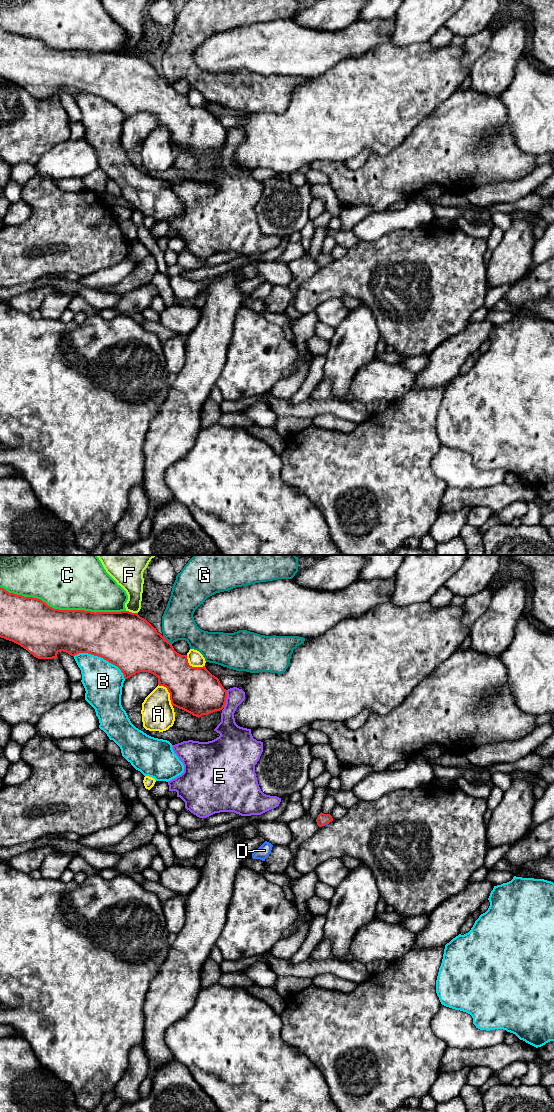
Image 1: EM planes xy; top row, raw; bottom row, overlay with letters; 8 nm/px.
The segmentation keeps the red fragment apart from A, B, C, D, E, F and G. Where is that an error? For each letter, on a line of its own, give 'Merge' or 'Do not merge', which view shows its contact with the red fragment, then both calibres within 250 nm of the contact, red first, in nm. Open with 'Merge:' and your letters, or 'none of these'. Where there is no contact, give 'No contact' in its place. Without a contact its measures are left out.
Merge: D
A: Do not merge. Touches red in xy. Thickness 380 nm (red) against 260 nm
B: Do not merge. Touches red in xy. Thickness 440 nm (red) against 320 nm
C: Do not merge. Touches red in xy. Thickness 400 nm (red) against 400 nm
D: Merge. Touches red in xy. Thickness 90 nm (red) against 20 nm
E: Do not merge. Touches red in xy. Thickness 360 nm (red) against 160 nm
F: Do not merge. Touches red in xy. Thickness 440 nm (red) against 180 nm
G: Do not merge. Touches red in xy. Thickness 420 nm (red) against 260 nm

